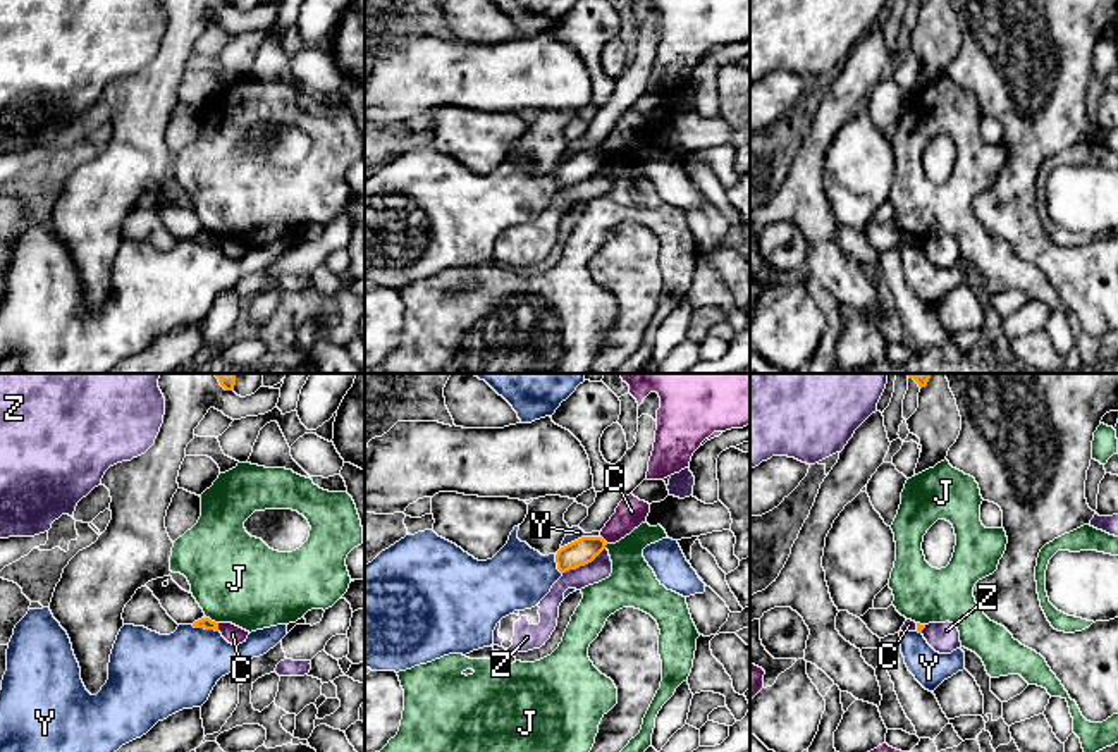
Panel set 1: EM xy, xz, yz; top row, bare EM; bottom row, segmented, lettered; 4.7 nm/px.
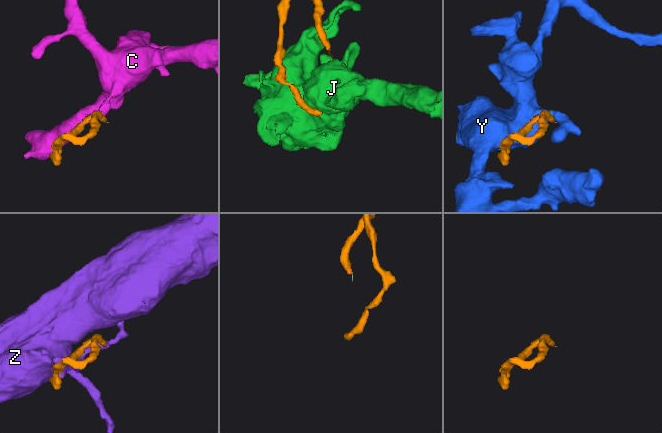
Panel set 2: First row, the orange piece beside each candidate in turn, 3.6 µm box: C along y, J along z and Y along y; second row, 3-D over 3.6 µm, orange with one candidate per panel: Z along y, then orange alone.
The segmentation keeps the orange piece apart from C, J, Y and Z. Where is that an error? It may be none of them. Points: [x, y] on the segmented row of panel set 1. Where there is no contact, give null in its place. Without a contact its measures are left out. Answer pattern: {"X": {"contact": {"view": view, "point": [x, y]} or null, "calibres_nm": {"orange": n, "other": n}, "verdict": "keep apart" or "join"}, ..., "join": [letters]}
{"C": {"contact": {"view": "xy", "point": [217, 627]}, "calibres_nm": {"orange": 60, "other": 90}, "verdict": "keep apart"}, "J": {"contact": {"view": "xy", "point": [210, 620]}, "calibres_nm": {"orange": 60, "other": 420}, "verdict": "keep apart"}, "Y": {"contact": {"view": "xz", "point": [582, 537]}, "calibres_nm": {"orange": 120, "other": 50}, "verdict": "keep apart"}, "Z": {"contact": {"view": "xz", "point": [583, 565]}, "calibres_nm": {"orange": 120, "other": 110}, "verdict": "keep apart"}, "join": []}

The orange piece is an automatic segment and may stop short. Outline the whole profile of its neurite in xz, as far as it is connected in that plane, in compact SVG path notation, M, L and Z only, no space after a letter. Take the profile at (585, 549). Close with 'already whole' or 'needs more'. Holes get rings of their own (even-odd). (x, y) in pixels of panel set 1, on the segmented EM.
M581 537L556 554L557 570L566 573L592 563L604 549L607 542L602 537Z; already whole

